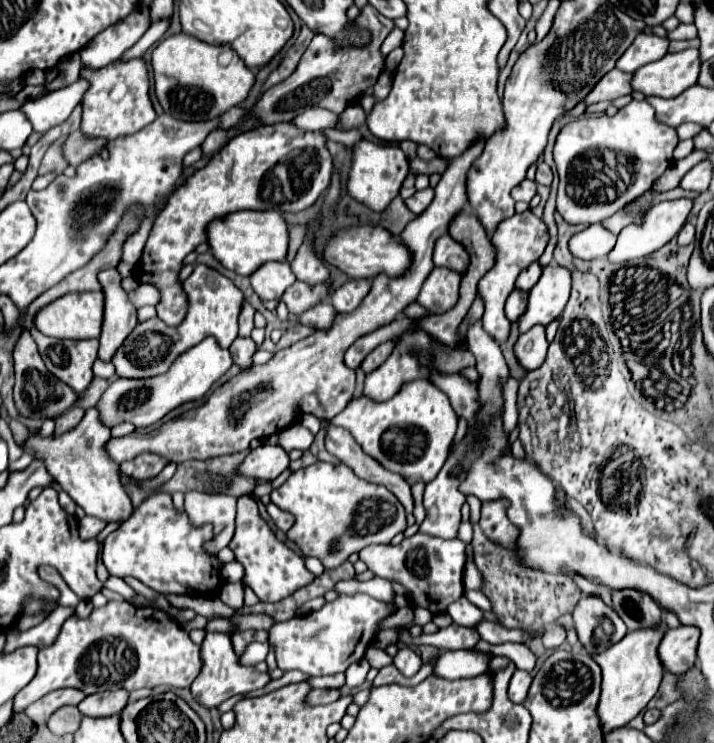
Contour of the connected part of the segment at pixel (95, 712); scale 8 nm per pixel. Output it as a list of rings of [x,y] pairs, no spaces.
[[[108,690],[108,692],[98,692],[92,696],[86,696],[78,704],[78,710],[84,716],[102,718],[102,716],[120,714],[126,704],[128,704],[128,692],[126,690]]]

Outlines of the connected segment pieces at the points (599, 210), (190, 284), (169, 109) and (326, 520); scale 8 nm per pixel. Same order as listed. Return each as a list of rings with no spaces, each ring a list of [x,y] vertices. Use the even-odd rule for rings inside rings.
[[[632,100],[626,108],[618,110],[612,118],[608,116],[582,115],[566,126],[562,126],[554,144],[554,162],[558,170],[558,198],[556,210],[568,224],[596,224],[612,216],[620,206],[632,198],[644,194],[672,164],[672,150],[678,144],[676,130],[654,118],[654,108],[644,100]]]
[[[198,264],[194,268],[194,272],[182,282],[182,288],[188,298],[186,318],[178,326],[166,326],[160,318],[138,322],[136,328],[130,332],[130,338],[122,342],[112,358],[112,364],[116,366],[116,376],[152,378],[164,374],[172,366],[176,354],[186,352],[208,336],[216,338],[218,346],[222,348],[228,348],[234,342],[234,338],[238,336],[238,314],[244,302],[242,292],[228,278],[204,264]]]
[[[184,32],[158,42],[152,50],[150,66],[162,110],[178,120],[214,120],[240,104],[254,84],[254,74],[230,46],[212,46]]]
[[[316,462],[308,468],[296,470],[288,476],[288,480],[272,492],[272,502],[294,514],[296,524],[288,530],[288,538],[302,550],[304,556],[316,556],[326,568],[336,568],[342,562],[348,560],[350,554],[360,552],[368,544],[388,544],[396,534],[406,530],[406,512],[404,506],[398,502],[398,498],[384,486],[370,484],[362,478],[358,478],[346,464],[328,464],[328,462]],[[332,542],[336,542],[336,552],[330,550]]]

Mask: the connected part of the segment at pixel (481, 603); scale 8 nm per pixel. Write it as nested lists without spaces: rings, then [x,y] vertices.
[[[465,590],[464,596],[483,612],[490,611],[492,608],[488,598],[486,598],[486,596],[484,596],[480,591]]]

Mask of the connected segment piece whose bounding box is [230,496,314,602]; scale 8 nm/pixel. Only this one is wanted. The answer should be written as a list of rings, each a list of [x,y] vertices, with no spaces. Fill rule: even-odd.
[[[250,496],[238,498],[236,534],[230,542],[230,548],[236,554],[236,560],[246,570],[244,582],[254,590],[260,602],[278,602],[314,580],[314,574],[306,570],[304,560],[274,536],[270,526],[258,514],[258,504]]]

